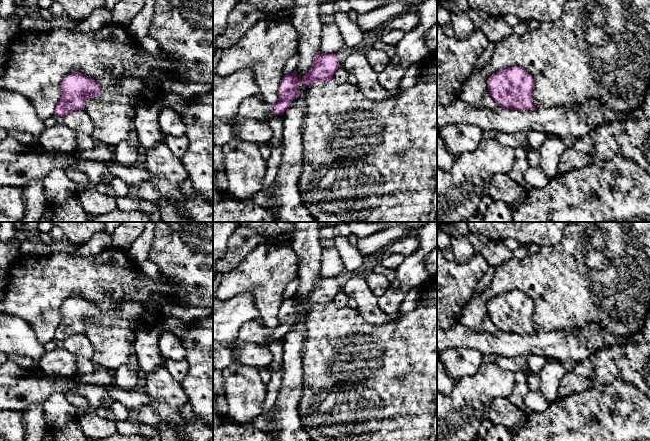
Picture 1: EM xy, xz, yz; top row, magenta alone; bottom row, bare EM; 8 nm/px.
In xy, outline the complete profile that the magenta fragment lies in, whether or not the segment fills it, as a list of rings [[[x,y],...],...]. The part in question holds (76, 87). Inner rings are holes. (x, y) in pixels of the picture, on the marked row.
[[[82,72],[70,73],[62,80],[61,97],[54,115],[64,117],[75,110],[84,110],[87,98],[100,96],[101,93],[101,87],[91,77]]]

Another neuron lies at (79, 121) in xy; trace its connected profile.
[[[75,110],[68,113],[63,117],[63,123],[75,132],[87,135],[92,135],[94,130],[93,122],[85,110]]]

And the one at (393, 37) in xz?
[[[395,29],[389,32],[386,32],[380,37],[380,40],[385,44],[396,46],[401,39],[403,38],[405,32],[399,29]]]

